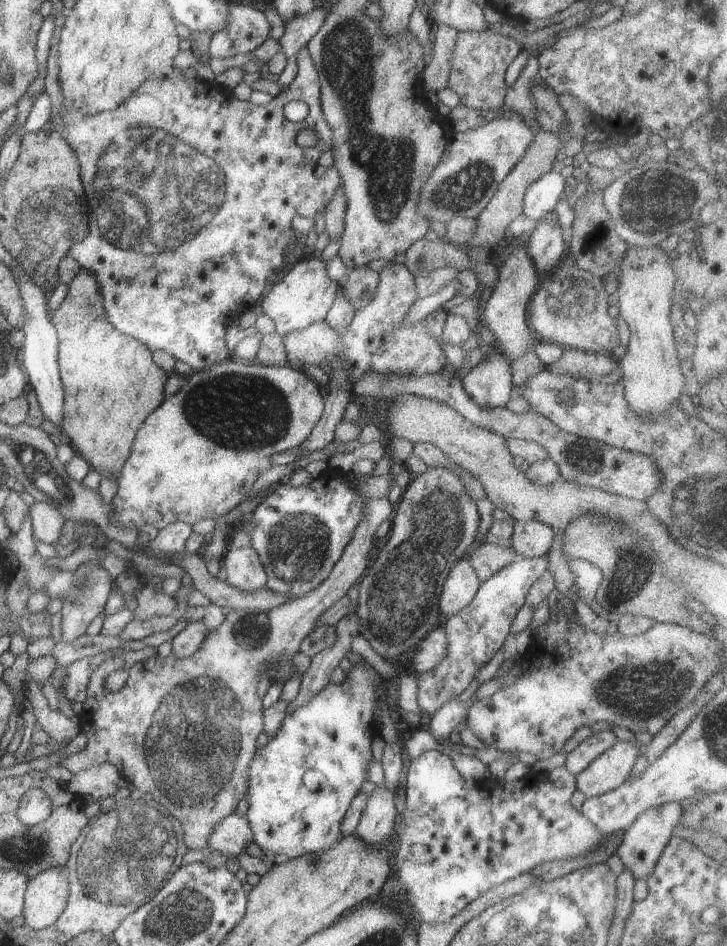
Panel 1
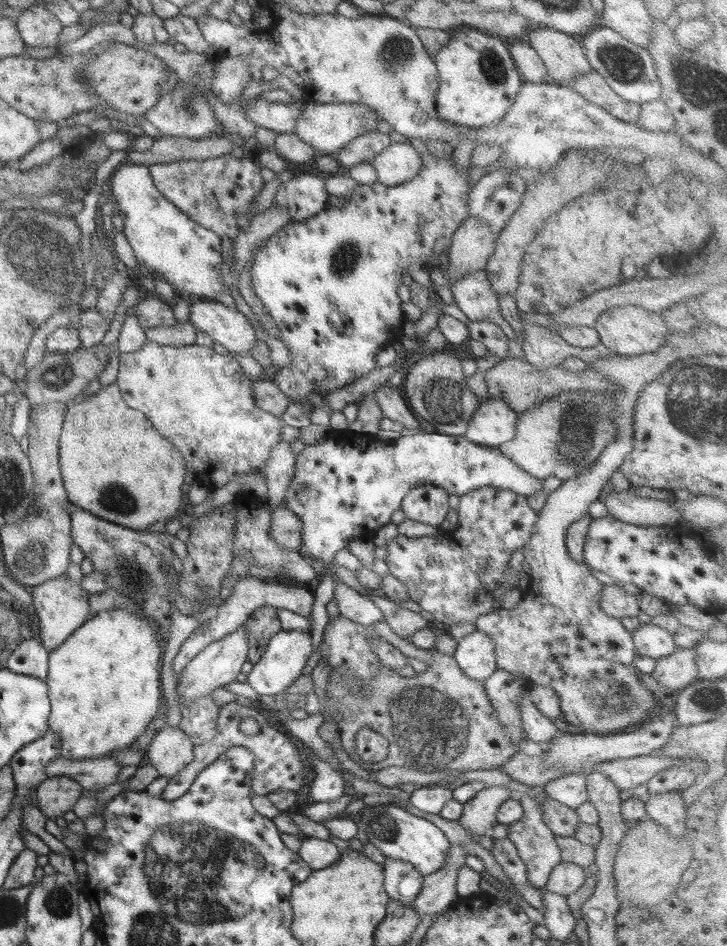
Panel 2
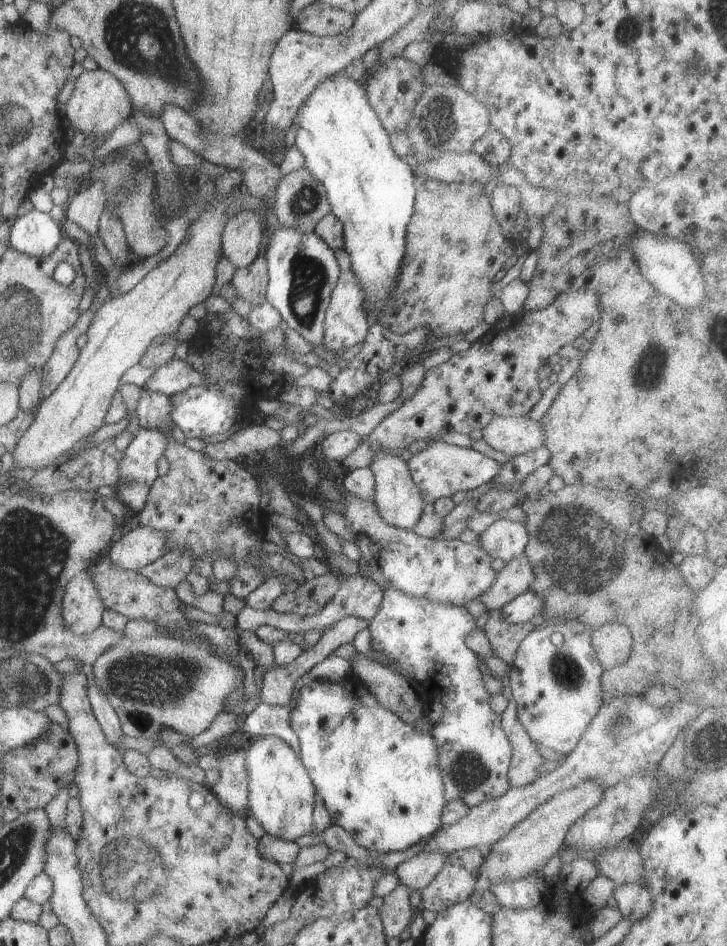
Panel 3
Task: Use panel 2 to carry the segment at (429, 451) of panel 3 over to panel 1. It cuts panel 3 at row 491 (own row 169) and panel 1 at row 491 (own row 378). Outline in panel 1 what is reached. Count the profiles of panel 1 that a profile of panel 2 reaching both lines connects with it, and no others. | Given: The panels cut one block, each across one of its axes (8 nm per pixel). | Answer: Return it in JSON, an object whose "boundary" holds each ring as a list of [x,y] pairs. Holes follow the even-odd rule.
{"boundary":[[[326,466],[320,478],[301,489],[287,481],[274,486],[256,506],[252,514],[254,528],[249,532],[251,548],[258,552],[268,576],[265,588],[296,599],[320,586],[352,540],[356,526],[364,518],[364,504],[368,500],[352,488],[347,474],[330,466]]]}

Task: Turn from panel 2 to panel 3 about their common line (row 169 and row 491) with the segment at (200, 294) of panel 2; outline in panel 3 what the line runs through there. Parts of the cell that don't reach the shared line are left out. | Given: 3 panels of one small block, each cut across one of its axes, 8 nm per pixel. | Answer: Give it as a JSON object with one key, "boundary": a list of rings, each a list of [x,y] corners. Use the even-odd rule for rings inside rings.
{"boundary":[[[171,428],[164,430],[157,429],[140,429],[134,435],[134,440],[122,453],[124,458],[119,461],[119,468],[121,471],[122,484],[116,490],[117,499],[125,503],[134,514],[140,513],[146,505],[147,497],[150,491],[150,486],[154,484],[157,474],[157,463],[161,456],[164,455],[165,449],[169,444],[169,437],[171,436]]]}

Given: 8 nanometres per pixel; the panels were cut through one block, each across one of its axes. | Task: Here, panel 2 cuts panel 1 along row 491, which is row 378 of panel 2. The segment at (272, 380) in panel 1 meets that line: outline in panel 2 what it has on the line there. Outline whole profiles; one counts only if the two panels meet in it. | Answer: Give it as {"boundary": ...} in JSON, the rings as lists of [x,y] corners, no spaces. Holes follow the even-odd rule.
{"boundary":[[[148,341],[134,352],[121,353],[116,384],[126,404],[151,420],[154,428],[180,450],[186,468],[194,470],[197,482],[211,490],[222,488],[236,476],[260,471],[270,460],[272,448],[282,442],[284,422],[256,405],[252,377],[230,352],[219,354],[213,347],[160,346]]]}

